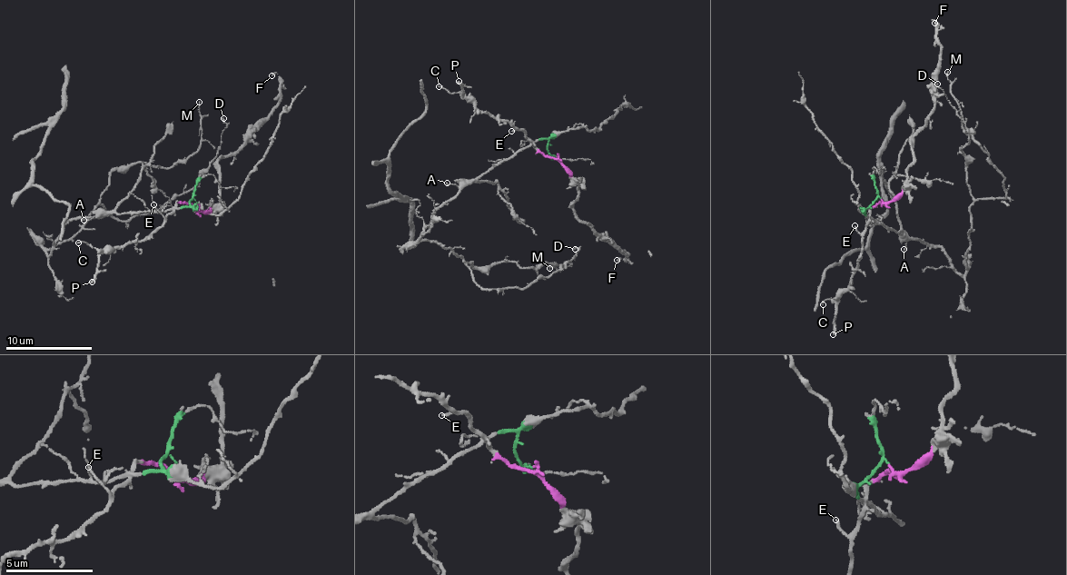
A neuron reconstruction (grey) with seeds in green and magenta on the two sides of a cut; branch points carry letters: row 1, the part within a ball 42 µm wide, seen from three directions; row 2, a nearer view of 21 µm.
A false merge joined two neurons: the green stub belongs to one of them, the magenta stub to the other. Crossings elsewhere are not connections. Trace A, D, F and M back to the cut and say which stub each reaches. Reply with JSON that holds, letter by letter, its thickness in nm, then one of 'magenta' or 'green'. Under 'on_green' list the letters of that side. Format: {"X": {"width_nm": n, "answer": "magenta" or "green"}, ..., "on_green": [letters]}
{"A": {"width_nm": 120, "answer": "green"}, "D": {"width_nm": 140, "answer": "green"}, "F": {"width_nm": 150, "answer": "magenta"}, "M": {"width_nm": 130, "answer": "green"}, "on_green": ["A", "D", "M"]}

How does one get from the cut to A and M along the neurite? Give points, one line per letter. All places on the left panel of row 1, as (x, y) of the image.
A: (197, 203), (192, 201), (188, 206), (174, 208), (103, 213), (83, 220)
M: (197, 203), (66, 222), (47, 252), (82, 228), (113, 171), (139, 163), (171, 168), (195, 152), (200, 102)

